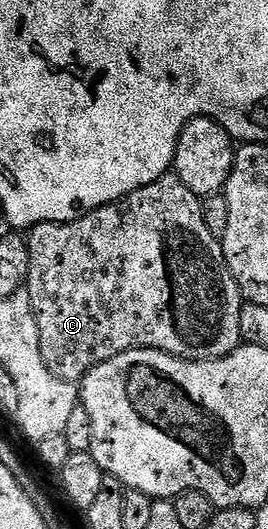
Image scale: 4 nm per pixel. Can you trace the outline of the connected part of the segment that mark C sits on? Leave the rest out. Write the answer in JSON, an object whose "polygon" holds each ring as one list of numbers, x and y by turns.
{"polygon":[[177,174,161,176,156,182,128,194,114,204,105,204,92,214,67,224,35,224,28,232,30,250,30,276,28,289,31,304,34,307,36,326,40,330,40,354,56,378,71,382,81,382,90,371,112,358,132,350,156,350,181,360,215,360,232,354,243,343,240,330,241,308,244,303,242,291,238,288,236,278,232,278,230,268,226,265,222,241,208,230,202,213,203,201]]}

